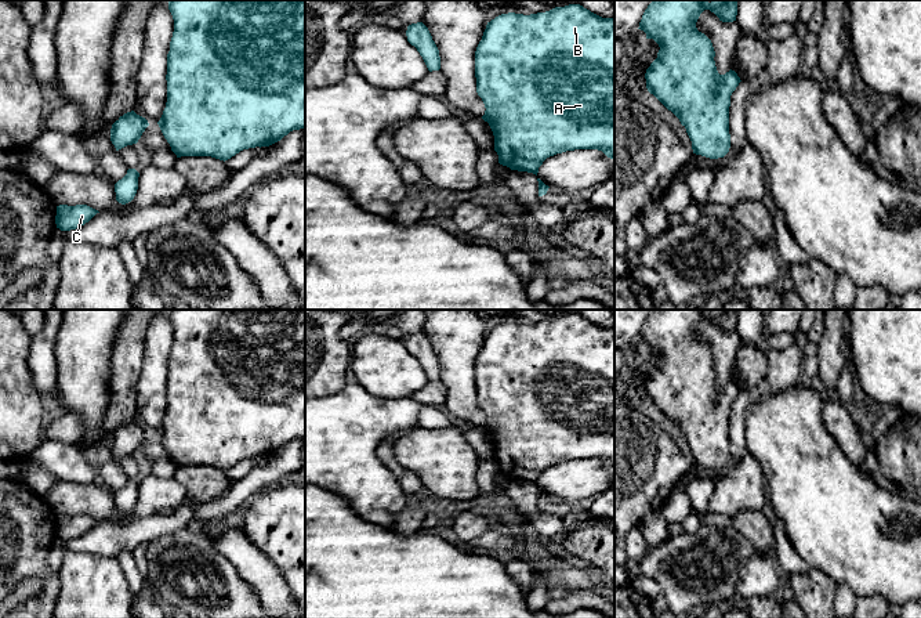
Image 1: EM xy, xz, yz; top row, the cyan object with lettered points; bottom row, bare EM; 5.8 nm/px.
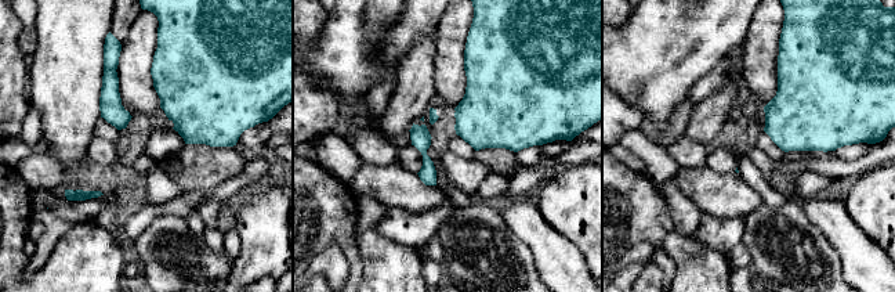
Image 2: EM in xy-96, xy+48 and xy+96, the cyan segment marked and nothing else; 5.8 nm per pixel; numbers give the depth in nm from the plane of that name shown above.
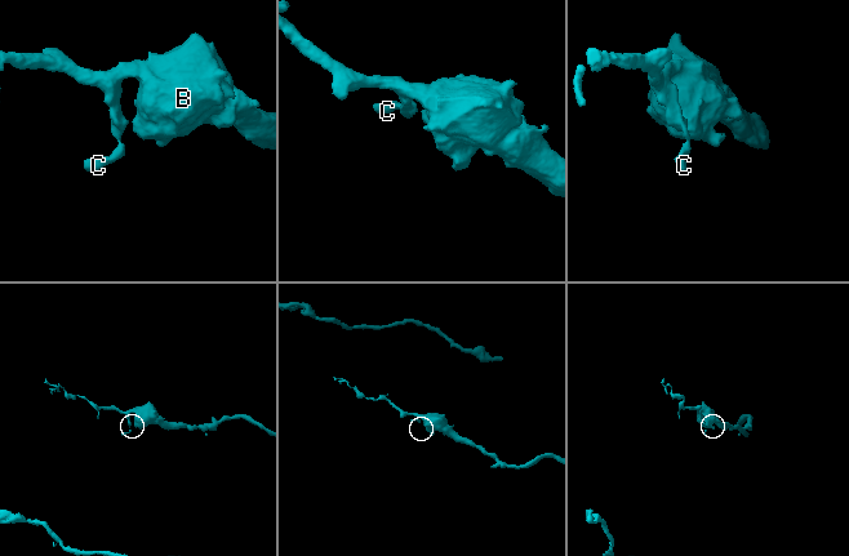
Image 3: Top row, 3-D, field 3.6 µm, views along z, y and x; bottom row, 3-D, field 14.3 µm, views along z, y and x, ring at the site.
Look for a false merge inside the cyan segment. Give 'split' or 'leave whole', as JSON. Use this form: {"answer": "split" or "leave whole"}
{"answer": "leave whole"}

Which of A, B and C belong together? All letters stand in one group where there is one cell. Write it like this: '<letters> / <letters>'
A B C

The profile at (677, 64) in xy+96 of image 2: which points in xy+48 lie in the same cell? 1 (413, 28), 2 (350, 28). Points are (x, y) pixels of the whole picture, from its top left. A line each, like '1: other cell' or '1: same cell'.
1: same cell
2: same cell

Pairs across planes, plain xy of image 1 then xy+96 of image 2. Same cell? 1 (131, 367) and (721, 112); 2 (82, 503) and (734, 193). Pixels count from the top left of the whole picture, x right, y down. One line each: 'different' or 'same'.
1: same
2: same

